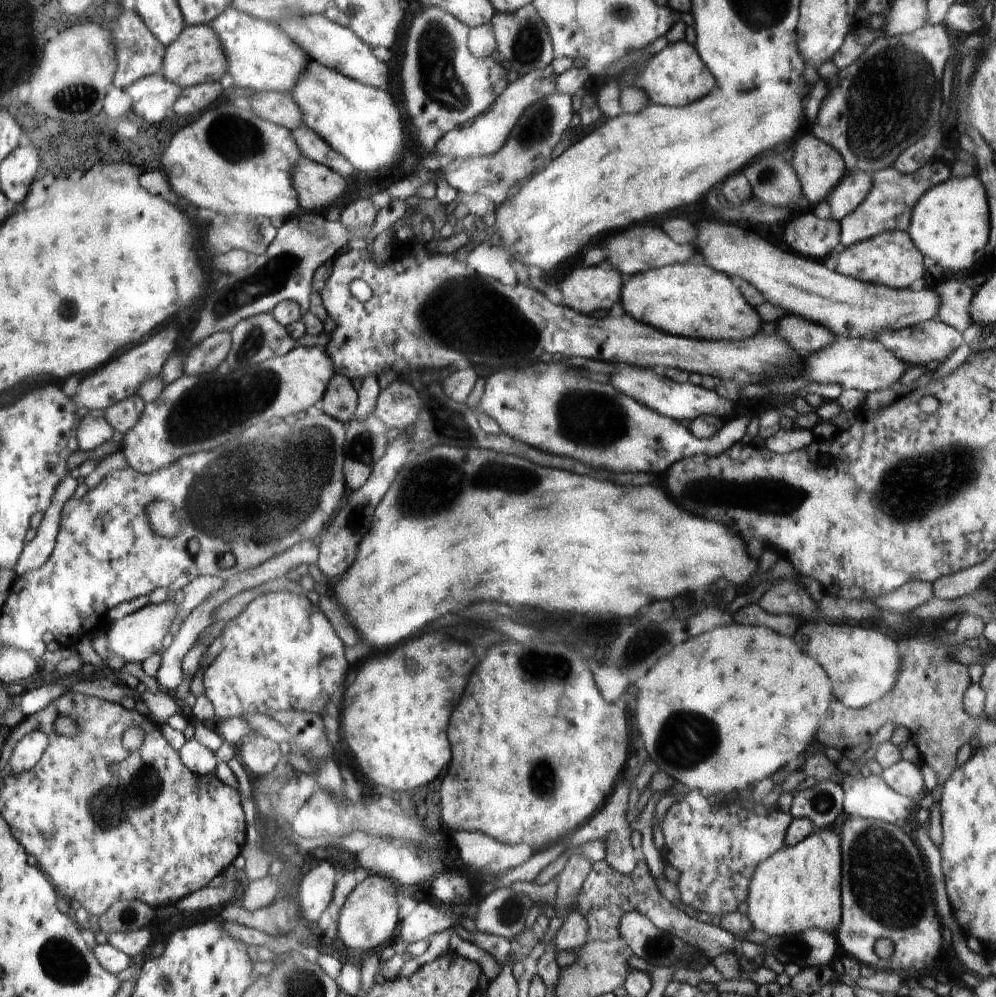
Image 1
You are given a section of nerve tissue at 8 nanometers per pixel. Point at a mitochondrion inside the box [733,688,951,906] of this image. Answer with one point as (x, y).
(822, 802)

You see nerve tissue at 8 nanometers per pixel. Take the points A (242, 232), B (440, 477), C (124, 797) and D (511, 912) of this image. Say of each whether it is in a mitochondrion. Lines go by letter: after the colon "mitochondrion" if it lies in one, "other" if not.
A: other
B: mitochondrion
C: mitochondrion
D: mitochondrion

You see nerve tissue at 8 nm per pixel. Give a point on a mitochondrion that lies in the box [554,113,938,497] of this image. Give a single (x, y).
(766, 175)

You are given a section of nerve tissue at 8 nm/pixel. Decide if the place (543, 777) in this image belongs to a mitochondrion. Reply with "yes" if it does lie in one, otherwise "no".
yes

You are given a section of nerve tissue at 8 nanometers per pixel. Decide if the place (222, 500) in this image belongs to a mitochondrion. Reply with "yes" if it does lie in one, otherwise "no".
yes

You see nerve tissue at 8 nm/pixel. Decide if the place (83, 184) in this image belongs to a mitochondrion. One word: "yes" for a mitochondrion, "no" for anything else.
no

